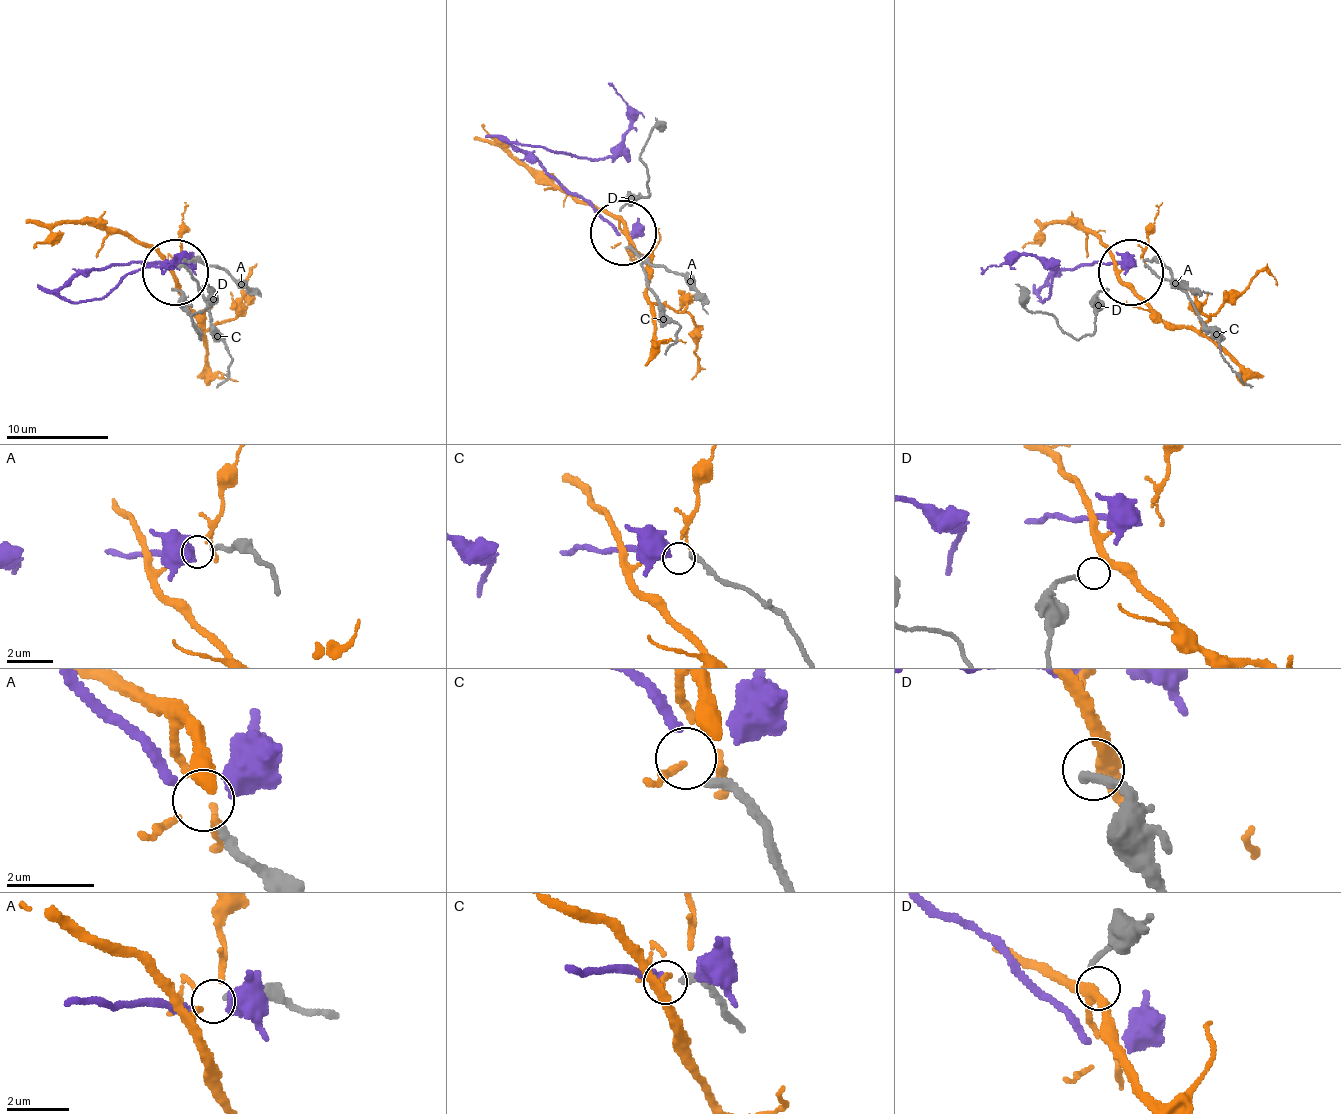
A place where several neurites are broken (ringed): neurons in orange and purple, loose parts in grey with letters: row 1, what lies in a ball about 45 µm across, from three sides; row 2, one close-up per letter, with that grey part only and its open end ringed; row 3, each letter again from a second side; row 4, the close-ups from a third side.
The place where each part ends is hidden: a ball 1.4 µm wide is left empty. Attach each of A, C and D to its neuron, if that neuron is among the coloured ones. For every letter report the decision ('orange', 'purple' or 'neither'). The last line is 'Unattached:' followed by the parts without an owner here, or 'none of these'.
A: purple
C: neither
D: orange
Unattached: C

